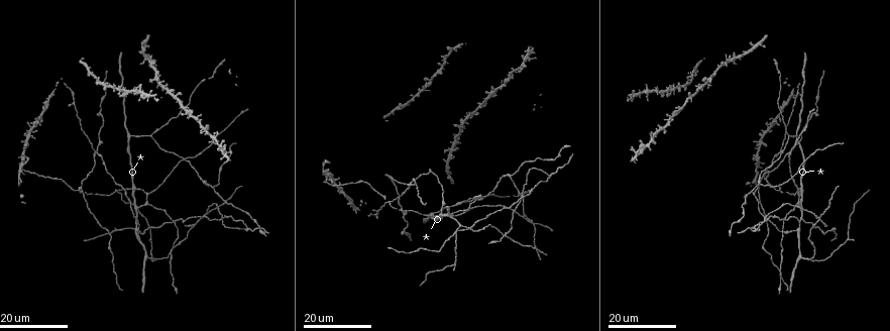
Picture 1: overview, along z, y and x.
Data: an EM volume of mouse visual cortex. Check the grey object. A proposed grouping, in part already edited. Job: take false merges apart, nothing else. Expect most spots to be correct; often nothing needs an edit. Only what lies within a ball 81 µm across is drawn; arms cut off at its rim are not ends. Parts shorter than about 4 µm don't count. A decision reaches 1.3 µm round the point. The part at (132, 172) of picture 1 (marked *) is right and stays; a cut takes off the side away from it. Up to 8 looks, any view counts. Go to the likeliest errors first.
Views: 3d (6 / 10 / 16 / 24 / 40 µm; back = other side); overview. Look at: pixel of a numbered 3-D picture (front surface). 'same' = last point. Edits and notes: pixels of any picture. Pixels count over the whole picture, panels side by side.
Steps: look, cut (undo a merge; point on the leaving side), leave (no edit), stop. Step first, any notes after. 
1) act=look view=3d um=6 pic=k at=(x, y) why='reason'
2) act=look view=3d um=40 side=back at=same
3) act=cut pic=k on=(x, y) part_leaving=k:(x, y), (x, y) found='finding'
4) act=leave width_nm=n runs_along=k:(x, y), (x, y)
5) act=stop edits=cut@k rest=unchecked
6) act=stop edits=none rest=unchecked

act=look view=3d um=16 pic=1 at=(129, 134) why='two arms at a narrow angle'

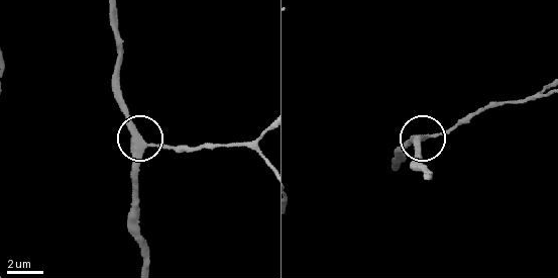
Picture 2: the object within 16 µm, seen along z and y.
act=look view=3d um=10 pic=2 at=(143, 145)

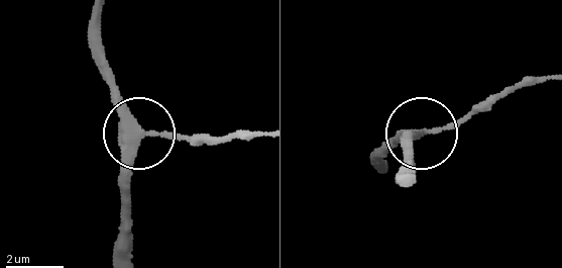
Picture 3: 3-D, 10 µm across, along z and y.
act=look view=3d um=10 side=back pic=3 at=(426, 130)

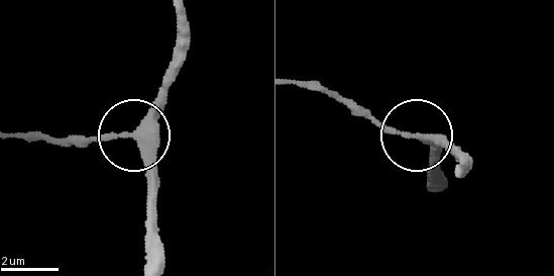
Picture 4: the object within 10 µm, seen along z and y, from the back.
act=leave width_nm=310 runs_along=4:(146, 260), (144, 152), (125, 136), (70, 136) found='one neuron here'

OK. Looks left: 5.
act=look view=3d um=16 pic=1 at=(671, 88) why='four or more arms meet'

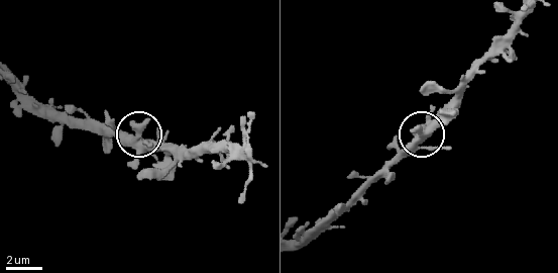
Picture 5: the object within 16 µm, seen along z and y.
act=look view=3d um=6 pic=5 at=(411, 143)

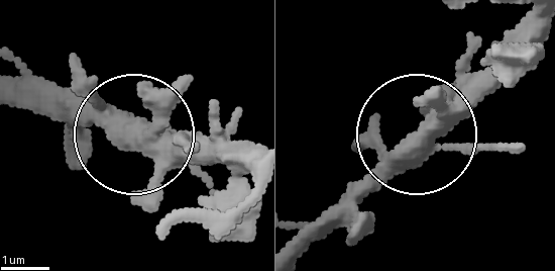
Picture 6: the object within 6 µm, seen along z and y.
act=leave found='one neuron here'

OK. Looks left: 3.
act=look view=3d um=16 pic=1 at=(507, 237) why='thin arm on a thick one'

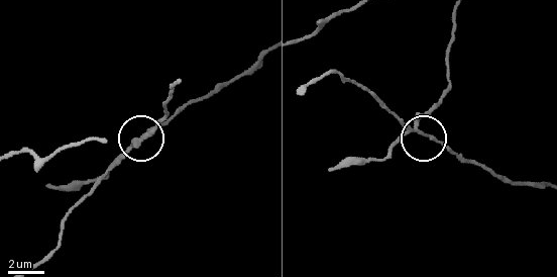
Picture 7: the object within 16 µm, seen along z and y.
act=look view=3d um=6 pic=7 at=(418, 129) why='closer look'

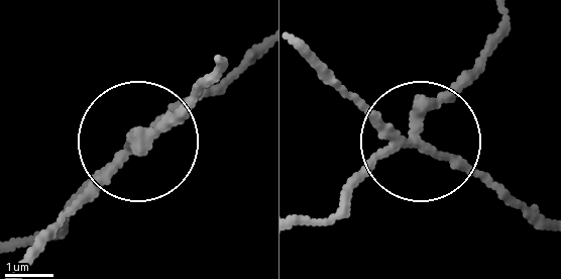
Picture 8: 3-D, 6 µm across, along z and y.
act=cut pic=8 on=(170, 123) side_arm_um=18 part_leaving=8:(128, 152), (221, 60) found='a second neuron is stuck on'

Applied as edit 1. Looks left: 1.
act=stop edits=cut@8 rest=unchecked

